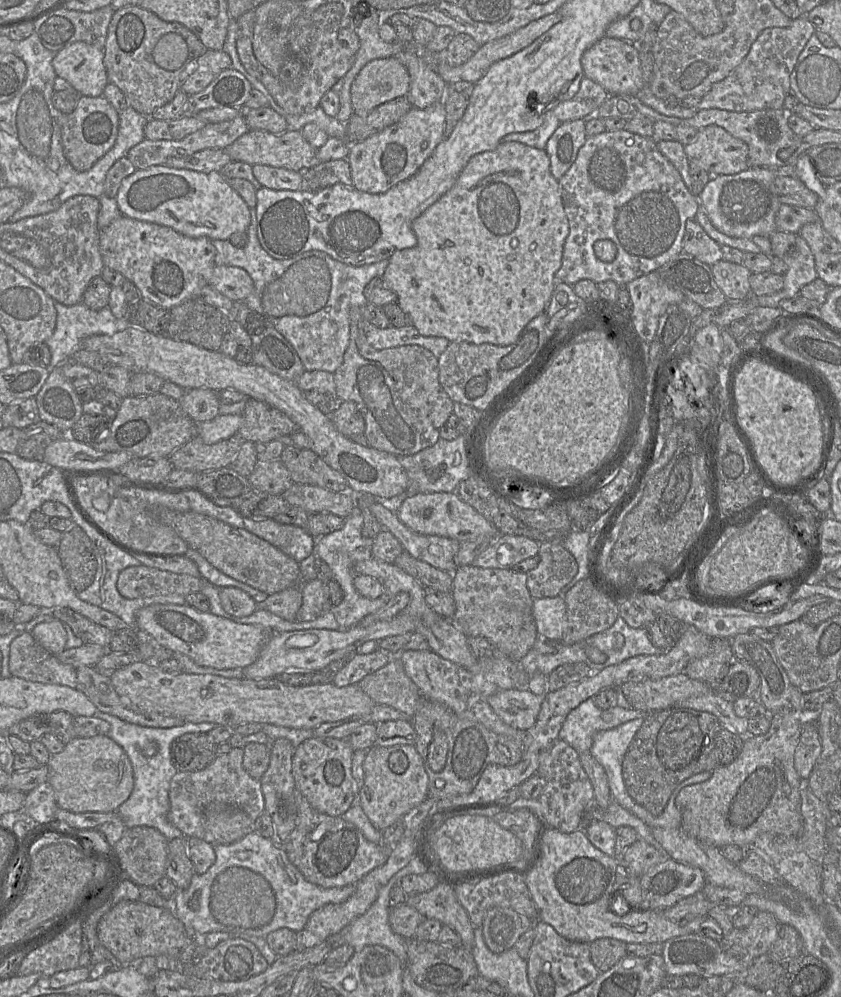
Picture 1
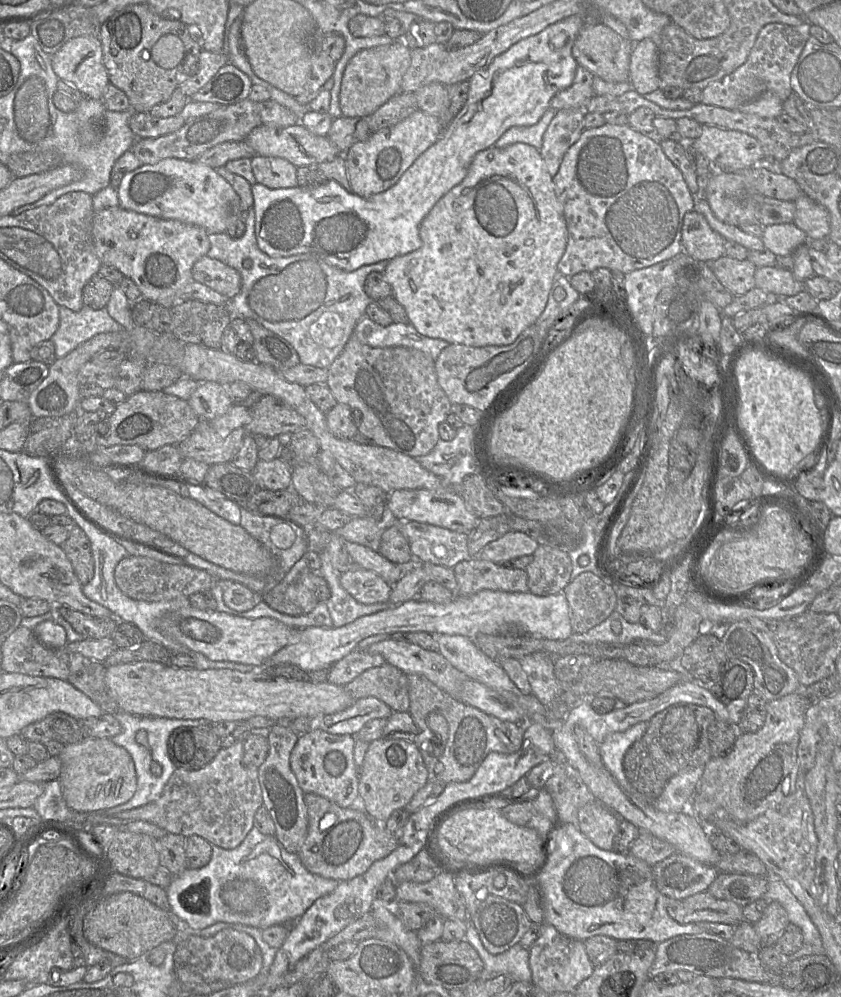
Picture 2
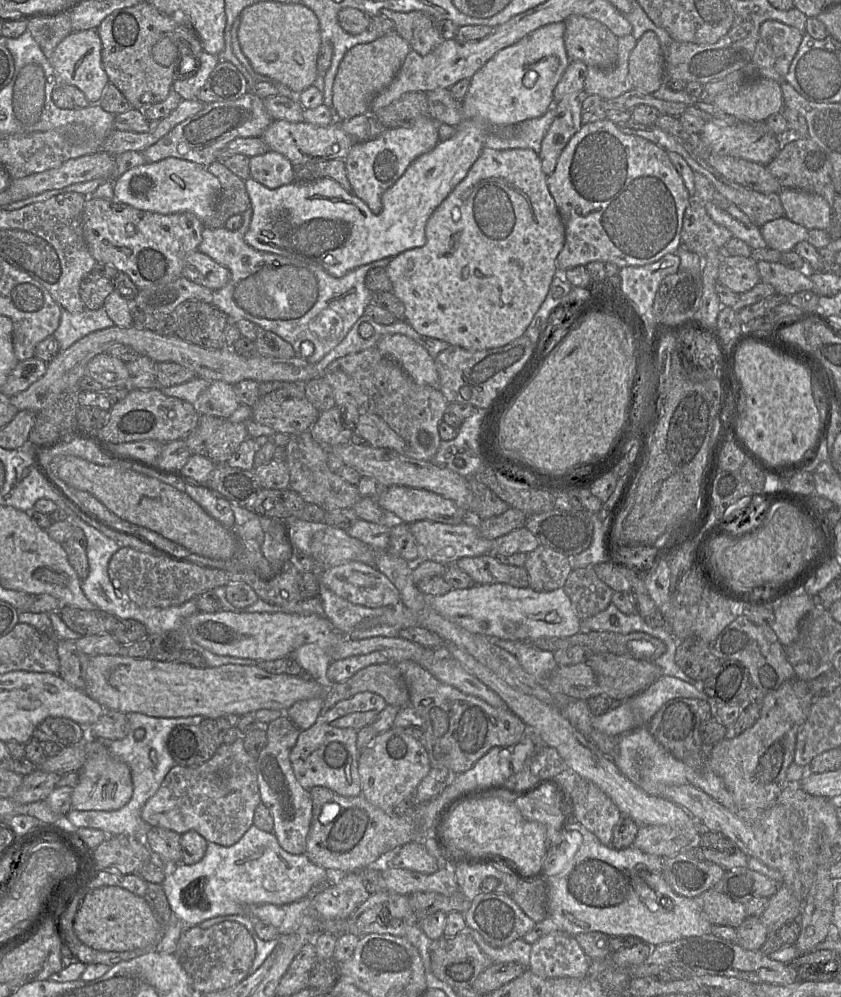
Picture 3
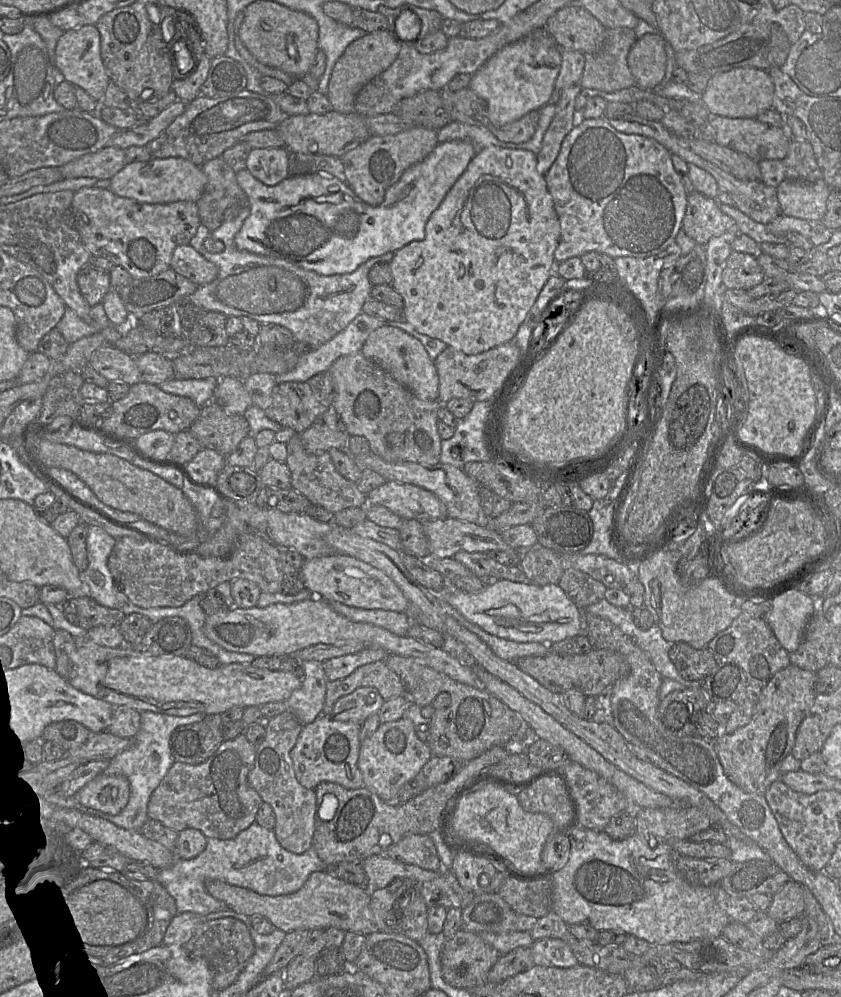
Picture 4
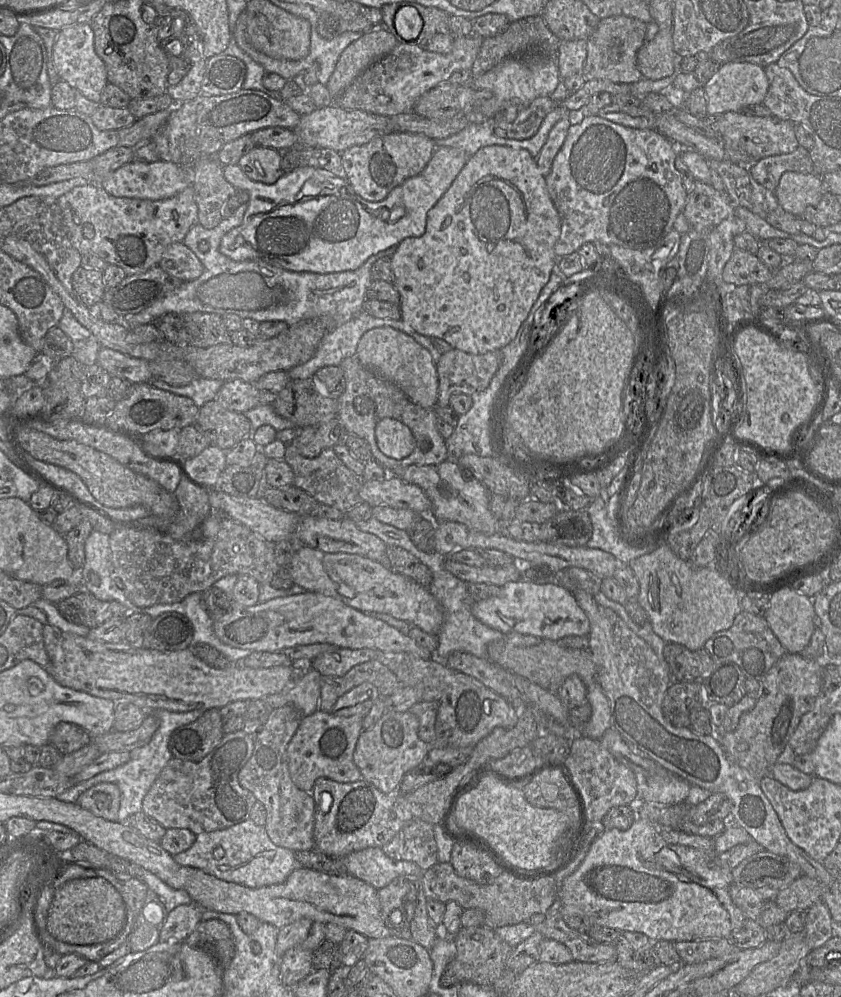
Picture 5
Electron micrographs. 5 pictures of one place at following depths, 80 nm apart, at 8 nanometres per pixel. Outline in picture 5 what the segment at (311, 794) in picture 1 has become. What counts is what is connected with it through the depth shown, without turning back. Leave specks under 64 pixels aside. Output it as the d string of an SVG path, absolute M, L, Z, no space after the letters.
M321 710L301 719L300 725L287 745L288 770L293 783L302 791L311 793L315 780L324 777L339 783L357 782L361 777L353 762L353 753L364 717L341 717Z

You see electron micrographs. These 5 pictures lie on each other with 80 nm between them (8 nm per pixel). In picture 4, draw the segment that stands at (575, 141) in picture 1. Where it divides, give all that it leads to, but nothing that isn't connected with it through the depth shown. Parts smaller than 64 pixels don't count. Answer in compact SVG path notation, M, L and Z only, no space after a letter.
M575 84L561 90L556 114L543 137L542 148L537 155L537 170L543 176L555 162L564 138L578 122L575 100L581 89L580 84Z

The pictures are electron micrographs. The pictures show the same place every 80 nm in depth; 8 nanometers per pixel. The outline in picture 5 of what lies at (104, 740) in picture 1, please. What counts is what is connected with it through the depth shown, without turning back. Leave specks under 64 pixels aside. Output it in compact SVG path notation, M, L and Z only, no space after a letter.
M102 782L83 792L77 804L98 817L117 821L120 801L119 787L114 783Z

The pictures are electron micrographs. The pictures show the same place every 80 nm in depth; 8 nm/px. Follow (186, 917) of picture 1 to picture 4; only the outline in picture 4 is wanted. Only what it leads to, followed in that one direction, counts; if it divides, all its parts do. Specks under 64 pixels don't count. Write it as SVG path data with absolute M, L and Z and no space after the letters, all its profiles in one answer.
M253 822L236 837L228 840L207 838L206 847L192 859L175 859L174 863L159 870L159 882L174 899L178 913L191 912L199 916L229 909L205 889L207 879L215 879L242 887L260 895L280 896L298 891L313 872L324 871L324 864L313 851L294 854L282 848L273 829Z

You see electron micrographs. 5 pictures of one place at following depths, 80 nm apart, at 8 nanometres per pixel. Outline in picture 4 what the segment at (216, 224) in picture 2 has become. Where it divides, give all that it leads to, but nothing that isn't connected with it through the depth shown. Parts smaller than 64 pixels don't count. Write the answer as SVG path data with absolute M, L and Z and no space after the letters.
M152 158L147 162L126 164L108 181L115 195L148 204L167 204L178 201L197 202L207 183L201 167L182 158Z

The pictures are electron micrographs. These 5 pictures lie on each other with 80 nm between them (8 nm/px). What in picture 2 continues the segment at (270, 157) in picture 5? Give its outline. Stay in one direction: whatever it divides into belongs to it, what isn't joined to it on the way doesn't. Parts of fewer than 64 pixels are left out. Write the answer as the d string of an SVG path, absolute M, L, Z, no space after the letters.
M254 155L252 172L258 183L270 189L294 188L297 183L297 167L286 159Z

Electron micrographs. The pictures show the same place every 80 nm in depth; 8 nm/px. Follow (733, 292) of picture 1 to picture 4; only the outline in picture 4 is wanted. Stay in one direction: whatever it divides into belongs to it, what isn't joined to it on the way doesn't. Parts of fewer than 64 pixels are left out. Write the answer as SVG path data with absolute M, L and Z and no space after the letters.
M732 251L728 256L722 280L727 289L750 290L765 279L757 257L748 253Z

